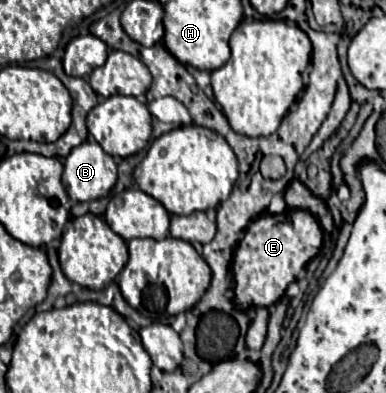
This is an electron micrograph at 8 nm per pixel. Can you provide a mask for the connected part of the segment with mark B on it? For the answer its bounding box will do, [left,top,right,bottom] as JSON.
[63,141,117,201]

